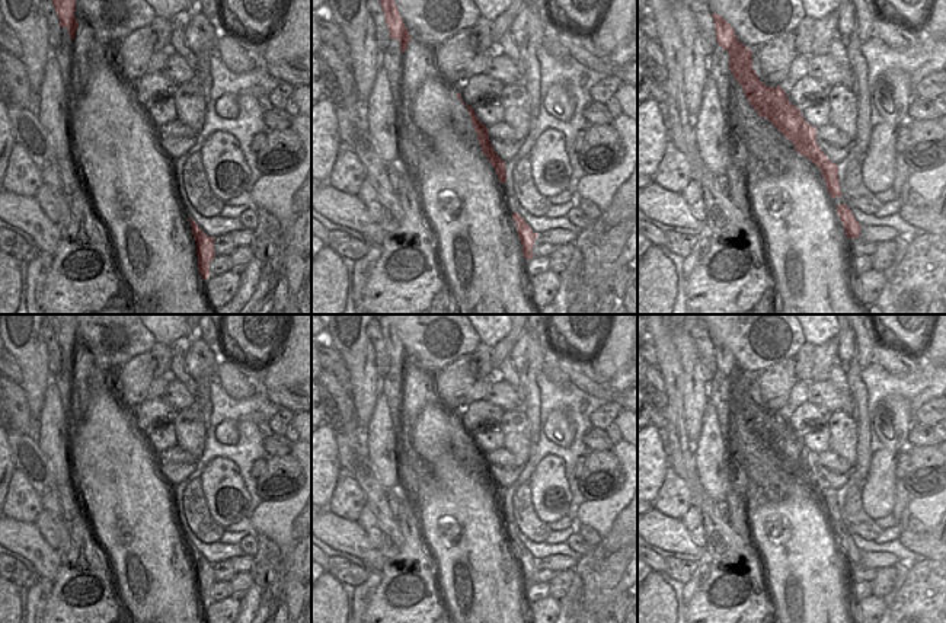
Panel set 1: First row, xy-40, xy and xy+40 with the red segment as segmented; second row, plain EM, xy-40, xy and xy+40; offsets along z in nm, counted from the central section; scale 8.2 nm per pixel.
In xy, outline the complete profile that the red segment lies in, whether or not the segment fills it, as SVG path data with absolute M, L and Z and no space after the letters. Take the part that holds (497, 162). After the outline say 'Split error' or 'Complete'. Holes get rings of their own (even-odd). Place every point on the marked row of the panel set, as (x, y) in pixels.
M463 100L461 103L467 108L469 114L470 114L470 119L473 122L473 128L477 132L477 140L479 144L482 147L483 154L488 157L488 160L490 162L490 164L495 167L496 175L499 178L499 183L506 182L506 167L505 167L505 162L496 154L496 151L493 150L490 140L489 140L489 134L488 134L488 127L483 125L472 106L467 106Z. Complete.

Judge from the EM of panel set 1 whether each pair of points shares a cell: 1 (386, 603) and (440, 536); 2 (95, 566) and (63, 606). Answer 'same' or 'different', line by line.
1: different
2: same

